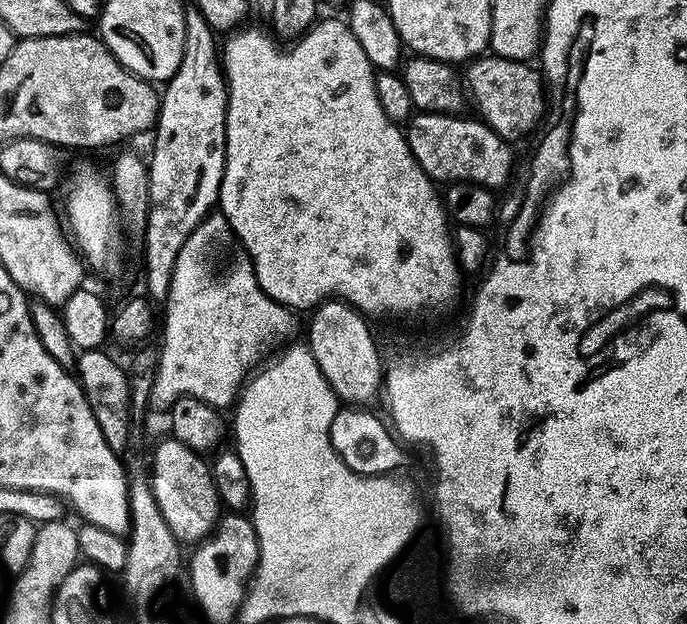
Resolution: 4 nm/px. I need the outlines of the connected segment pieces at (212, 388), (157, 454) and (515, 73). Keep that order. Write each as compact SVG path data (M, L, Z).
M211 213L192 231L176 256L163 307L162 346L158 348L149 394L151 413L165 413L180 396L198 398L217 410L231 407L247 374L259 363L262 350L294 328L295 315L258 287L251 260L241 258L220 276L210 272L210 246L227 232L225 217Z
M167 438L150 452L150 479L154 498L166 524L177 540L195 545L212 535L216 521L222 515L222 505L216 497L210 464L201 453L175 438Z
M495 54L477 57L467 65L464 82L478 106L479 117L504 140L517 142L528 133L546 112L546 92L541 73L530 70L531 65L521 60L504 59Z

